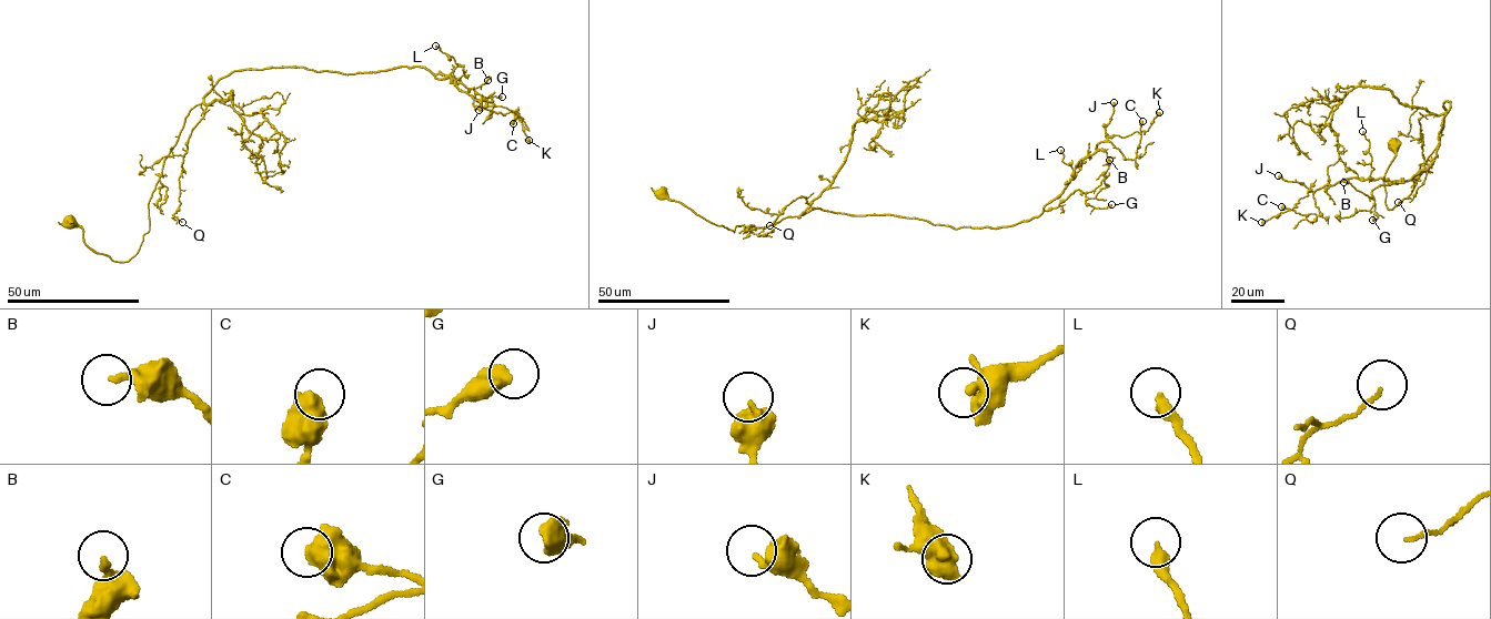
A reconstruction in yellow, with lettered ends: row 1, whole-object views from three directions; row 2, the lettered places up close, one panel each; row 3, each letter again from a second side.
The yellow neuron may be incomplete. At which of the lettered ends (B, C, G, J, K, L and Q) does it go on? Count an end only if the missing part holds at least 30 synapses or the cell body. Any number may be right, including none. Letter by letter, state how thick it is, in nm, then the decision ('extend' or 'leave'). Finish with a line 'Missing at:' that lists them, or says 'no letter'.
B: 220 nm | leave
C: 700 nm | leave
G: 550 nm | leave
J: 380 nm | leave
K: 360 nm | leave
L: 360 nm | leave
Q: 100 nm | leave
Missing at: no letter

